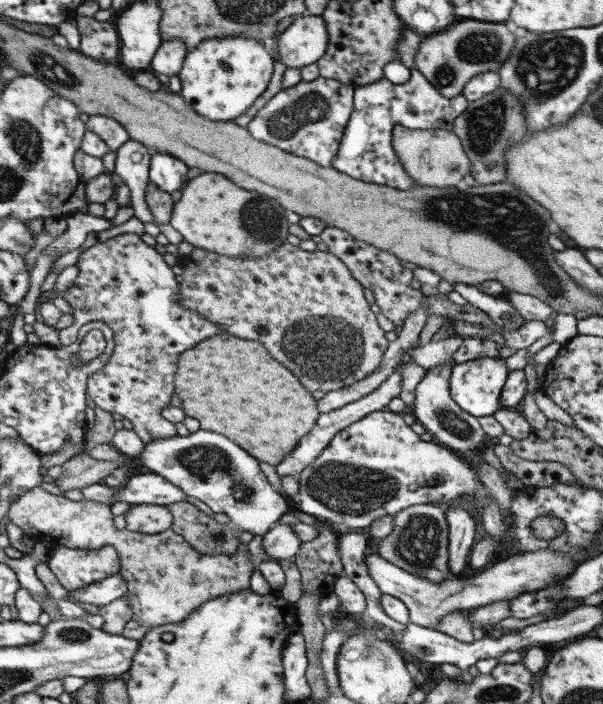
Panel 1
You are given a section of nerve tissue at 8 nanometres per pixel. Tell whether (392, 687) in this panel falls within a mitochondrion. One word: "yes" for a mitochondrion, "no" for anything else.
no

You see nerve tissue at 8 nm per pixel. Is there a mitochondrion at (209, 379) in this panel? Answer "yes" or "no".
no

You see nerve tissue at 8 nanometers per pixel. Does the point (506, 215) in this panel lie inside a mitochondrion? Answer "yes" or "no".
yes

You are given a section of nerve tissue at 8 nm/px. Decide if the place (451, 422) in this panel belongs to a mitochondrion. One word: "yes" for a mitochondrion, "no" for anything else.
yes

